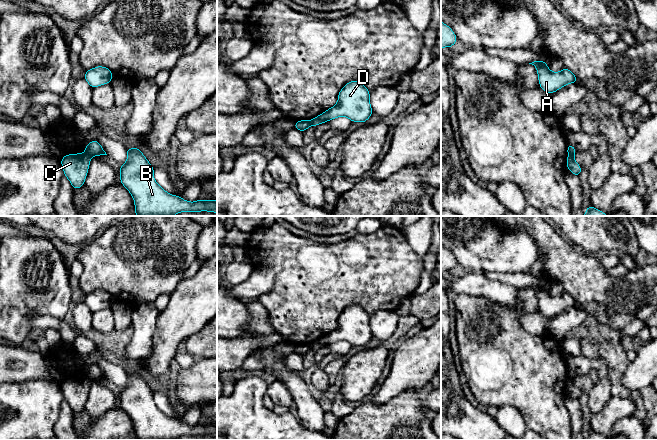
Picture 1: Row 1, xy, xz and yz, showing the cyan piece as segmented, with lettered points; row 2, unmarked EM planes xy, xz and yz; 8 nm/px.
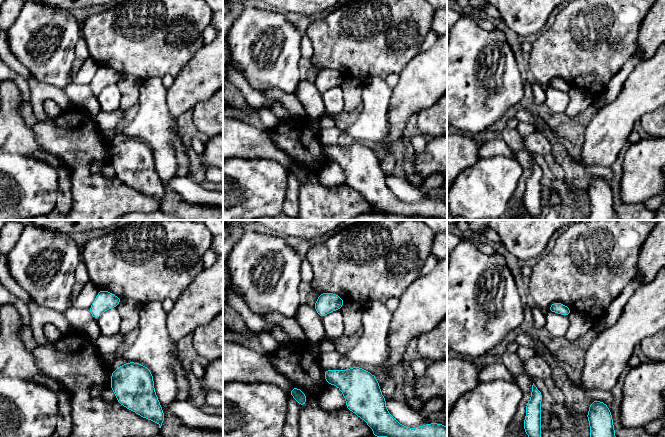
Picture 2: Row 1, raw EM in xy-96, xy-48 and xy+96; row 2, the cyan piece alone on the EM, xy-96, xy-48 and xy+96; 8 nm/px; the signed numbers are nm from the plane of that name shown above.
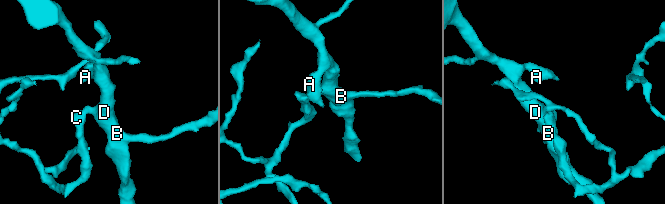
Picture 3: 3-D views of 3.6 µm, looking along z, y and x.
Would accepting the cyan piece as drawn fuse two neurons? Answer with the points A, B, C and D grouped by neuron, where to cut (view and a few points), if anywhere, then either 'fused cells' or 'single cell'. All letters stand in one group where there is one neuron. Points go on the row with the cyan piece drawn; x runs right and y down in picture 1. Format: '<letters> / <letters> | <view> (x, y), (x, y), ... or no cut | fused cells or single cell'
A B D / C | xy (85, 151), (90, 157) | fused cells

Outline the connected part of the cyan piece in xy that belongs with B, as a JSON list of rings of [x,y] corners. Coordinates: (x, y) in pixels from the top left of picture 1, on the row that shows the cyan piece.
[[[137,147],[126,149],[127,160],[120,165],[120,182],[134,200],[136,216],[174,216],[181,212],[217,213],[217,201],[190,202],[165,191],[154,179],[154,167]]]

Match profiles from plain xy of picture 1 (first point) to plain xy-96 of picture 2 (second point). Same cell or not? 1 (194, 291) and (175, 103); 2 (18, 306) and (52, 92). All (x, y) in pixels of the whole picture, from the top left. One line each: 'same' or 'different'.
1: same
2: different

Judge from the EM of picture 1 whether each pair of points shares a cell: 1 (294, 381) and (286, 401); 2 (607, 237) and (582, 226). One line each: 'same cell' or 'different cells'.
1: different cells
2: same cell

